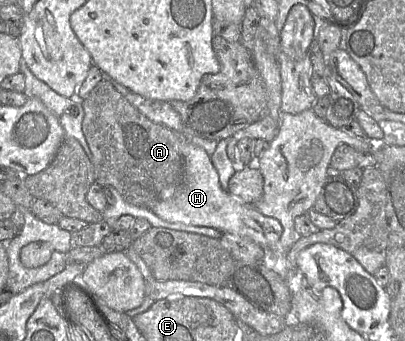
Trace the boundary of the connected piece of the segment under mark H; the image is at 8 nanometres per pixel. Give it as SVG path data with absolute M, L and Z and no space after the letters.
M187 142L182 146L182 155L184 159L182 181L170 192L165 192L150 207L154 214L168 222L215 228L222 233L248 237L262 248L275 247L283 232L278 220L263 215L253 205L245 204L224 191L210 156L201 147Z

